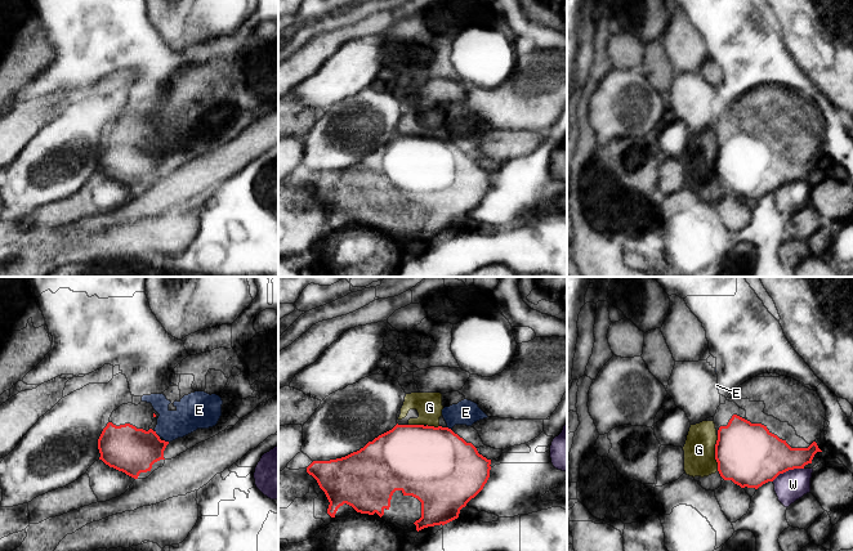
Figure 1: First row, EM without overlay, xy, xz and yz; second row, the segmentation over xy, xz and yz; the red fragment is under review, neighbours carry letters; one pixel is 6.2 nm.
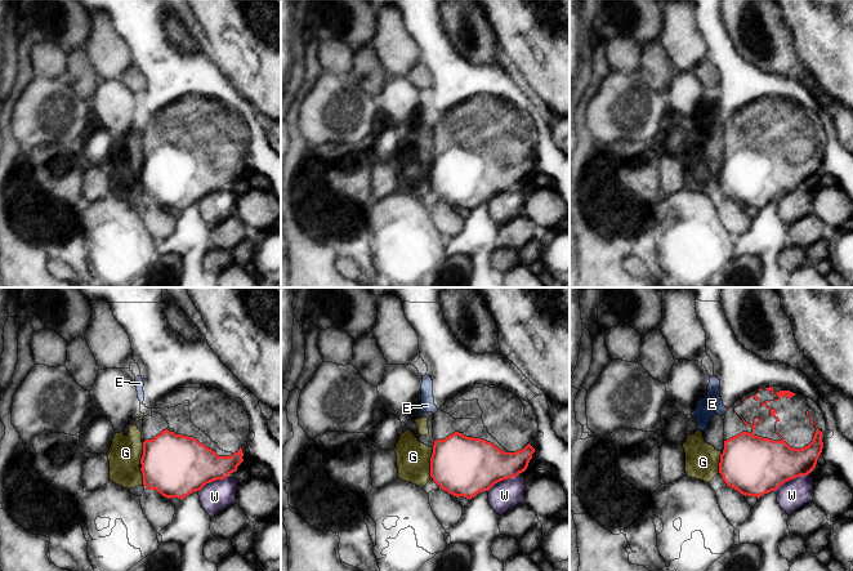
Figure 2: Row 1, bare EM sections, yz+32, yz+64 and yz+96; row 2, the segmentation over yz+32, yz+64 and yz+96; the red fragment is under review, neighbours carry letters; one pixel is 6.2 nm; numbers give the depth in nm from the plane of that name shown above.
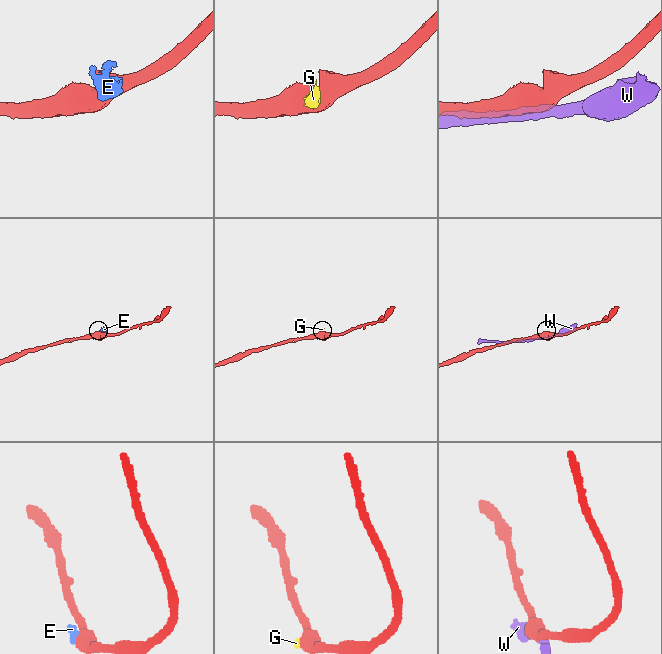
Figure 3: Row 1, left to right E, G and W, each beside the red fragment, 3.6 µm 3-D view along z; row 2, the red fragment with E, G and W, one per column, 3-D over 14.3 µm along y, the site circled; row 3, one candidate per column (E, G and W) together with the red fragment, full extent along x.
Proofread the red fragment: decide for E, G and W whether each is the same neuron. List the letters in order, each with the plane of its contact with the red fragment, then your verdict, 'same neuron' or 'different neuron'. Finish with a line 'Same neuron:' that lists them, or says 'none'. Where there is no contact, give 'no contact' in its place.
E: contact in xy; different neuron
G: contact in yz; different neuron
W: contact in yz; different neuron
Same neuron: none

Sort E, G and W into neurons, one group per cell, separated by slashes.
E G / W

